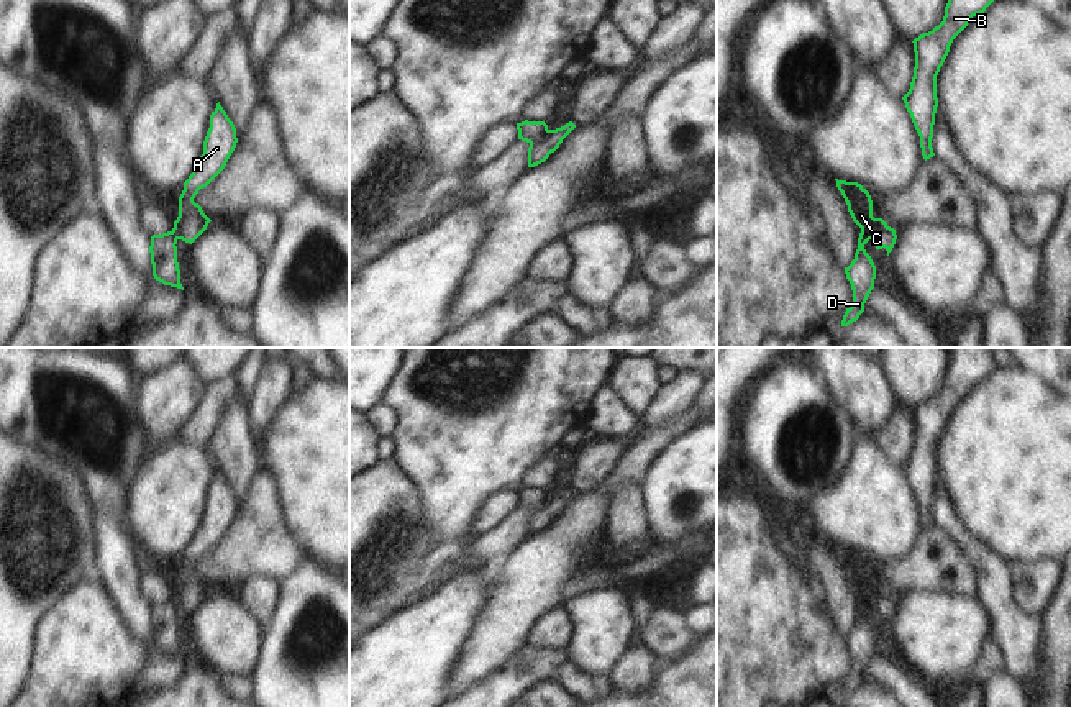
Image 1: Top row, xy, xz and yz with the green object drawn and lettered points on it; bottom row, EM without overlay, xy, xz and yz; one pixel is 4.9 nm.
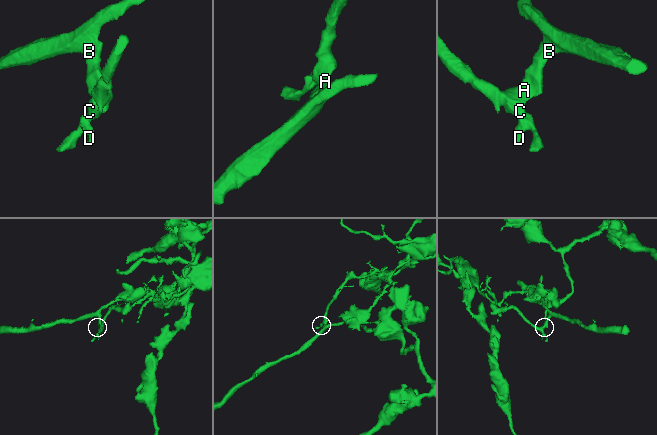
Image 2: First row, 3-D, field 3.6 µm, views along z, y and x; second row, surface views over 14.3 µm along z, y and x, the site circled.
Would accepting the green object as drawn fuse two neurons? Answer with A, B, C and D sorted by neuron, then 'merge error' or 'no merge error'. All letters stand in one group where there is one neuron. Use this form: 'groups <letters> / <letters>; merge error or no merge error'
groups A B C D; no merge error

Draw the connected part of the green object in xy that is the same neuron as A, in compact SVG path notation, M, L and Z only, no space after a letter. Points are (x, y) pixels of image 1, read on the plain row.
M218 469L210 482L203 522L184 550L184 558L179 564L179 584L174 589L174 595L167 600L151 604L153 643L164 653L184 658L175 612L179 607L192 612L212 589L194 566L200 556L207 554L225 536L236 510L236 495Z

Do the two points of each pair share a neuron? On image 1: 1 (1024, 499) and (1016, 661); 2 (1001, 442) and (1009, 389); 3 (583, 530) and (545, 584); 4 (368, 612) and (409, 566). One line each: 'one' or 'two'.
1: two
2: one
3: one
4: one

